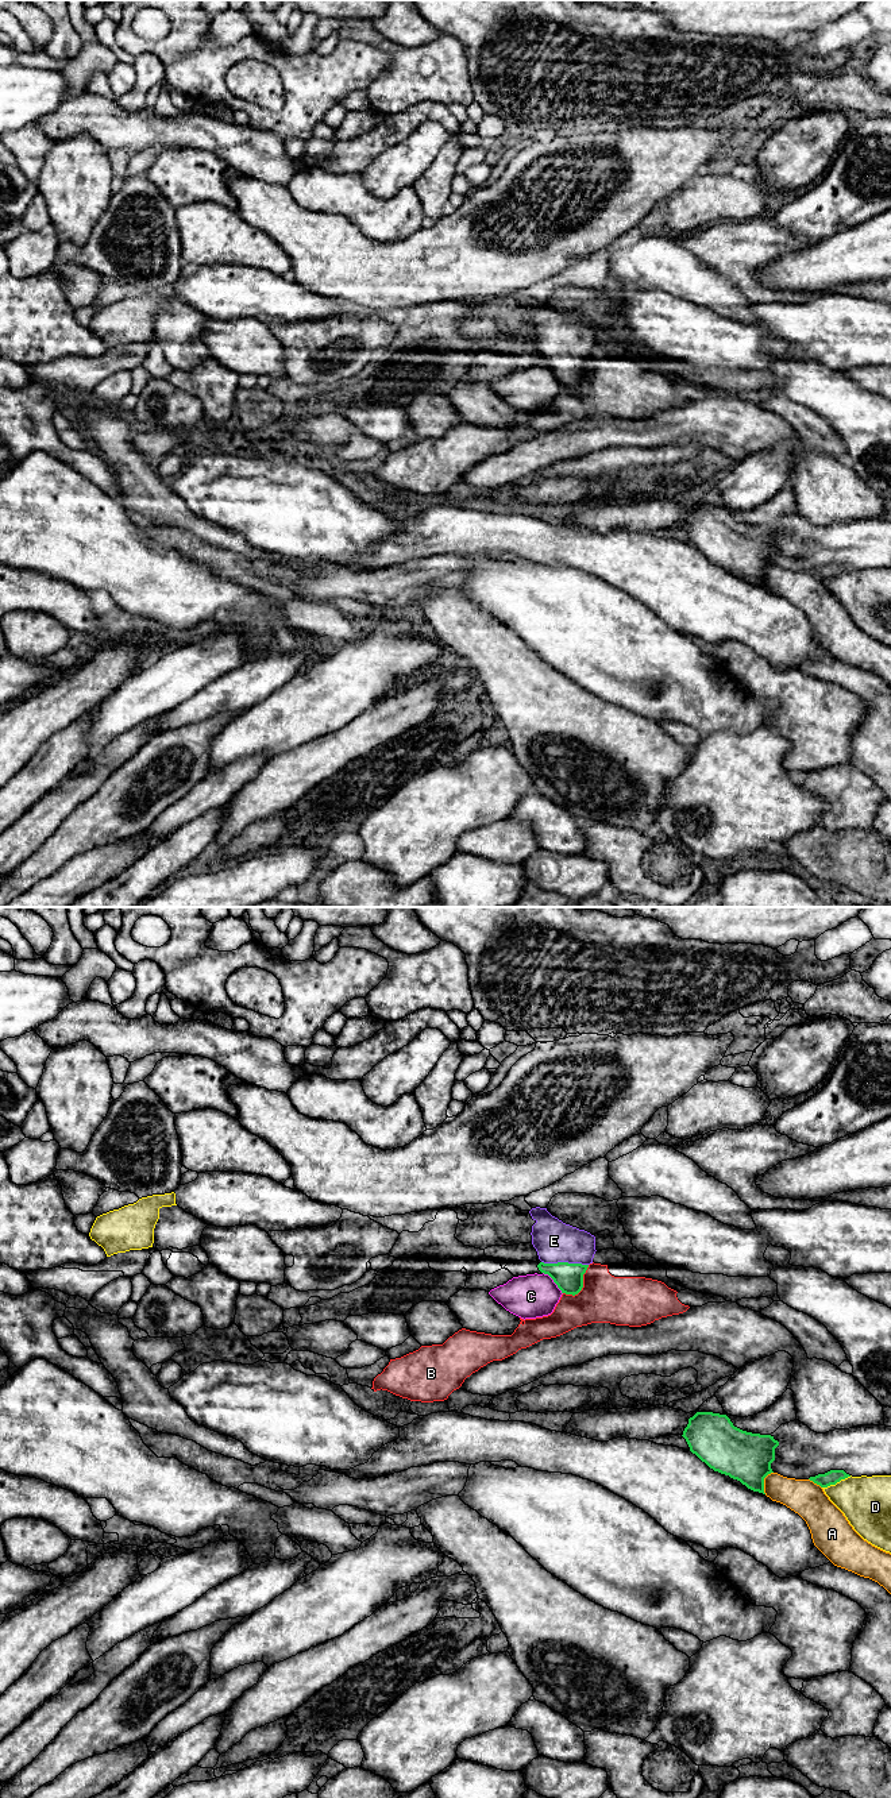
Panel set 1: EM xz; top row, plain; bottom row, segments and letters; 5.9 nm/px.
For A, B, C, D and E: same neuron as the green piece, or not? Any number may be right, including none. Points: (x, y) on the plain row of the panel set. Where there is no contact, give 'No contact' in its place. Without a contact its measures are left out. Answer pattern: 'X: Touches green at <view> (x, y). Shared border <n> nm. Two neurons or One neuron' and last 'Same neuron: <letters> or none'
A: Touches green at xz (763, 575). Shared border 140 nm. Two neurons
B: Touches green at xz (582, 379). Shared border 240 nm. Two neurons
C: Touches green at xz (554, 374). Shared border 180 nm. Two neurons
D: Touches green at xz (836, 575). Shared border 190 nm. Two neurons
E: Touches green at xz (564, 355). Shared border 280 nm. One neuron
Same neuron: E

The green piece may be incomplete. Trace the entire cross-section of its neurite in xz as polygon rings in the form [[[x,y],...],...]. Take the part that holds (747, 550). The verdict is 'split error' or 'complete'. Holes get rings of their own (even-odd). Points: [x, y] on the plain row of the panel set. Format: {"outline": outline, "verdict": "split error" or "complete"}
{"outline": [[[697,505],[688,512],[682,529],[690,544],[710,562],[740,574],[753,584],[765,587],[764,571],[774,566],[771,556],[775,553],[775,541],[779,539],[774,529],[742,524],[734,520],[726,508],[713,505]]], "verdict": "complete"}

